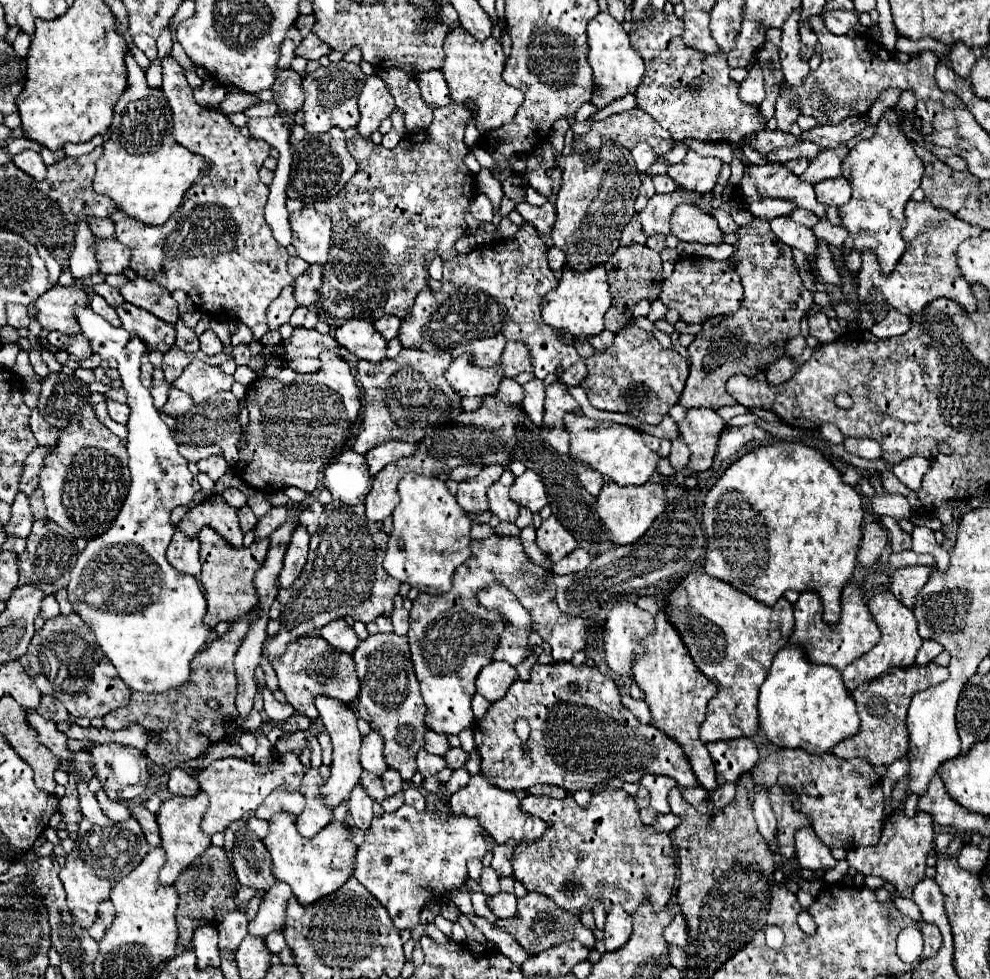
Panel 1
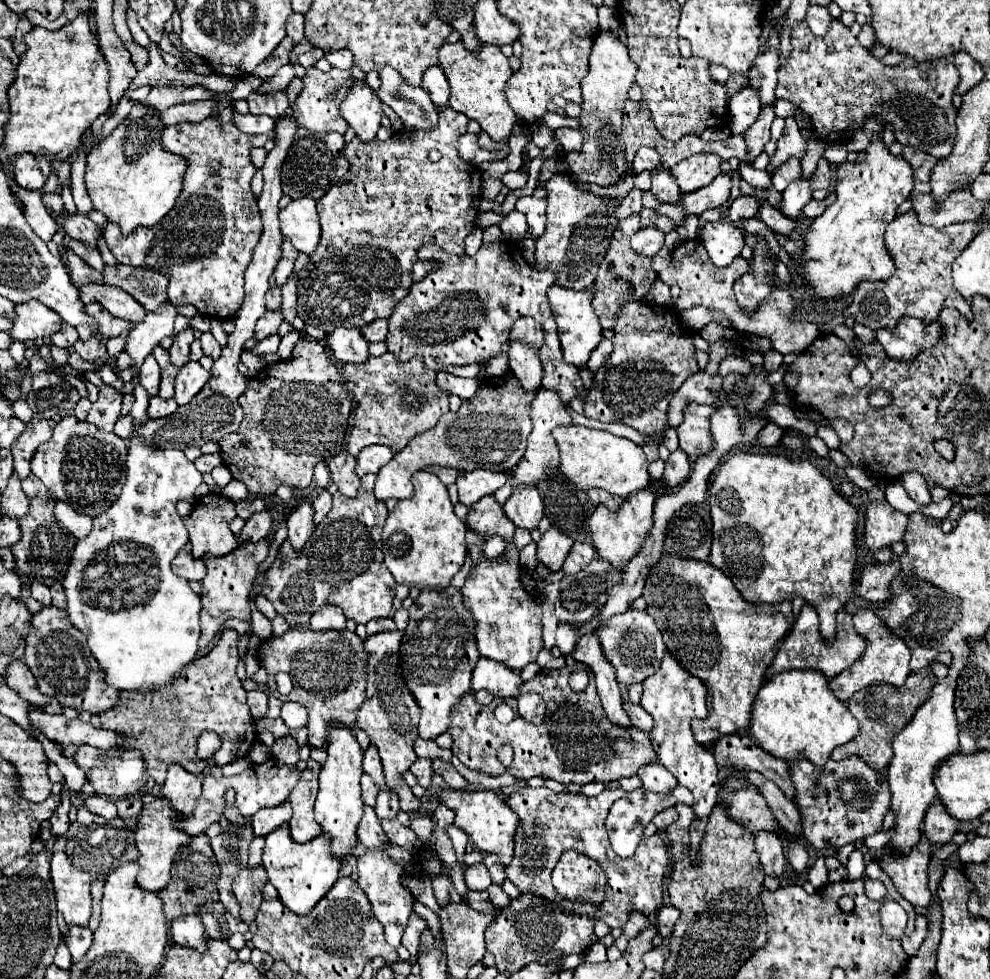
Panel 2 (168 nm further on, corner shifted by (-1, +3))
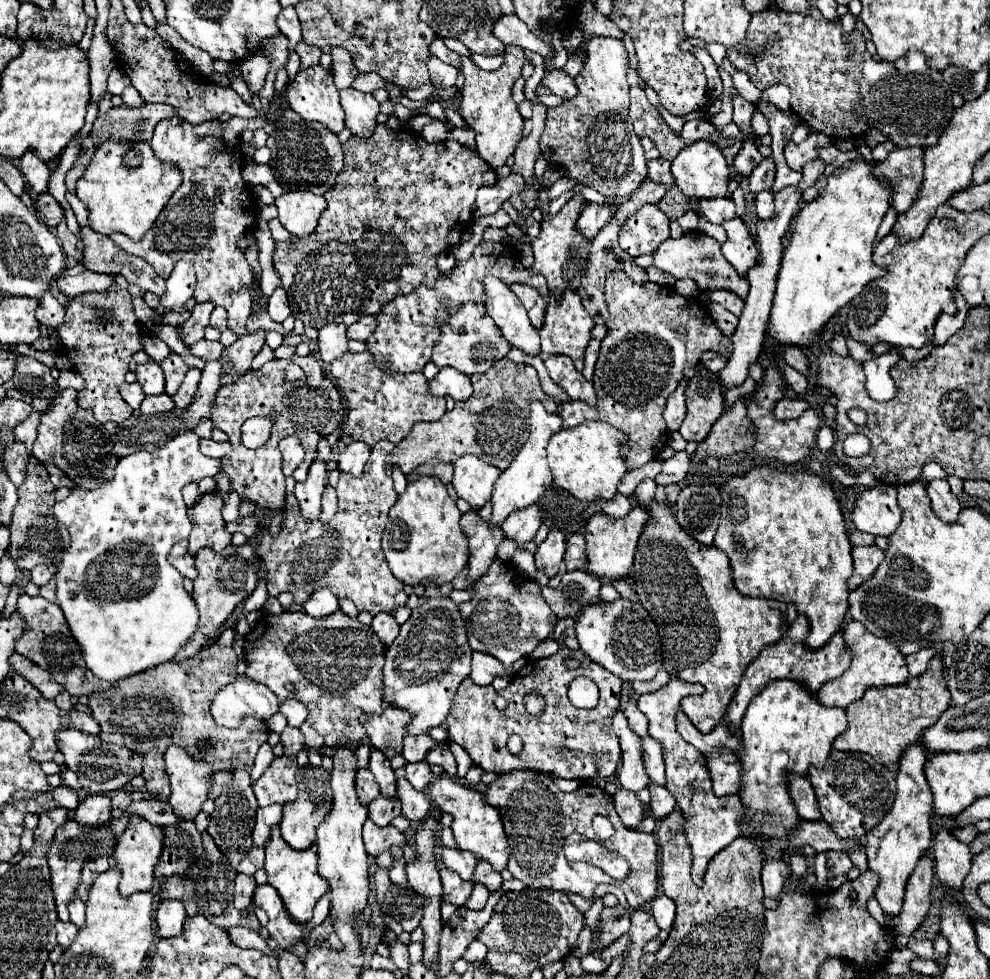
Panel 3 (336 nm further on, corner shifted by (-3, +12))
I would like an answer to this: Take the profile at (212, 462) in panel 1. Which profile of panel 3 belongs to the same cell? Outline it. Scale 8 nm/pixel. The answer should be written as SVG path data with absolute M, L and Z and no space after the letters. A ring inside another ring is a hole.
M201 440L201 452L211 458L227 458L231 454L231 444L229 442L215 442L215 440Z

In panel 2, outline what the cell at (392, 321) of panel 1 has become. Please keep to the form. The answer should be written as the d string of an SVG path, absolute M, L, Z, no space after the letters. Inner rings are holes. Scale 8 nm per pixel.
M379 319L379 321L373 321L373 323L369 323L367 327L363 327L363 335L365 335L367 341L371 341L371 343L375 343L375 341L385 341L385 339L387 339L387 333L389 333L387 319Z

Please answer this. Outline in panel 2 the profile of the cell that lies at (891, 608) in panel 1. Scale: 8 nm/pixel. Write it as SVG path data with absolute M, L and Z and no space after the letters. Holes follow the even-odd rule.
M867 603L867 605L861 605L857 609L857 613L853 615L853 623L855 623L855 629L867 639L867 649L865 653L861 655L859 661L855 661L849 669L845 669L843 673L839 673L837 677L831 679L831 689L833 693L841 699L841 701L847 701L855 691L871 685L871 683L889 683L889 685L903 685L903 681L907 679L907 675L911 673L909 669L909 659L911 659L911 649L907 647L905 639L893 635L885 621L877 615L879 611L879 605L877 603Z

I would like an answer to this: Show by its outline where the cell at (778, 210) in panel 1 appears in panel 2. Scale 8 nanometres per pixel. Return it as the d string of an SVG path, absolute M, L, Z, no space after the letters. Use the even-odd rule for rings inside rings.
M749 195L749 197L737 197L733 201L733 205L729 207L729 219L731 221L741 221L741 219L751 219L759 213L761 201L757 195Z

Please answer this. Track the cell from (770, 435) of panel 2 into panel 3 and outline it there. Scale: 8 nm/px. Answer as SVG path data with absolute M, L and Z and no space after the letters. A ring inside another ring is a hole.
M783 398L777 406L775 406L775 416L777 418L797 418L801 416L805 410L809 408L809 404L801 398Z

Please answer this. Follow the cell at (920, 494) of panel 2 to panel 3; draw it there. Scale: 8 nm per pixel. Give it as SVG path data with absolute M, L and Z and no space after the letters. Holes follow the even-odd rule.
M933 480L933 484L927 484L927 494L931 498L931 506L941 516L943 522L953 524L959 516L961 502L959 498L951 492L947 480Z

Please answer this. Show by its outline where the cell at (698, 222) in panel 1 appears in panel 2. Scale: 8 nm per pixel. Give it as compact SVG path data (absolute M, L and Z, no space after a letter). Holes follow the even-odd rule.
M713 221L699 227L699 241L705 245L711 261L719 267L731 265L731 261L743 249L743 229L733 221Z

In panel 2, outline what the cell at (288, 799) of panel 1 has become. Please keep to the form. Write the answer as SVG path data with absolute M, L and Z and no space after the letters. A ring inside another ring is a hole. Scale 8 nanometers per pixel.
M285 801L283 805L277 805L277 807L269 807L269 809L259 809L253 817L251 817L251 823L253 823L253 831L255 835L267 835L271 833L273 829L277 829L279 825L287 823L291 819L291 803Z

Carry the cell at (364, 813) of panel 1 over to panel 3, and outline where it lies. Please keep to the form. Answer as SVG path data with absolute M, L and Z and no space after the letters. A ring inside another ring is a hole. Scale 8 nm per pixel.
M367 820L363 826L363 842L369 856L379 856L383 850L389 850L391 846L403 848L407 844L405 834L401 834L395 826L377 828L371 820Z

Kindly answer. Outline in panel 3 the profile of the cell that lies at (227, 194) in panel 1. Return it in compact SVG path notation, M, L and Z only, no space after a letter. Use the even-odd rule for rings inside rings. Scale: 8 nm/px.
M179 116L163 118L161 124L155 126L151 148L159 160L179 168L183 182L161 210L153 228L149 228L139 242L121 234L111 236L117 246L147 260L163 278L169 278L177 260L191 260L197 270L195 298L223 306L229 316L227 328L237 338L247 334L245 322L251 316L249 288L253 285L252 270L245 254L237 248L237 238L249 232L255 222L253 196L241 180L241 132L245 128L257 130L261 126L263 120L259 118L231 118L229 122L211 120L199 126L193 126Z

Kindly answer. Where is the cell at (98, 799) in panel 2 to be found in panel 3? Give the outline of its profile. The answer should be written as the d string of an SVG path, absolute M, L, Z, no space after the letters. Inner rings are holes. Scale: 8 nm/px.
M87 796L75 810L75 820L81 826L101 826L111 820L111 804L107 796Z

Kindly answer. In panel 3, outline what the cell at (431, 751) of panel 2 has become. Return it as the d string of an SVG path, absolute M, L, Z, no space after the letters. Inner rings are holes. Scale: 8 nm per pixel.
M407 734L403 738L403 752L401 752L401 756L407 762L421 762L431 746L435 746L435 742L429 736L425 736L425 734L421 734L421 736Z

